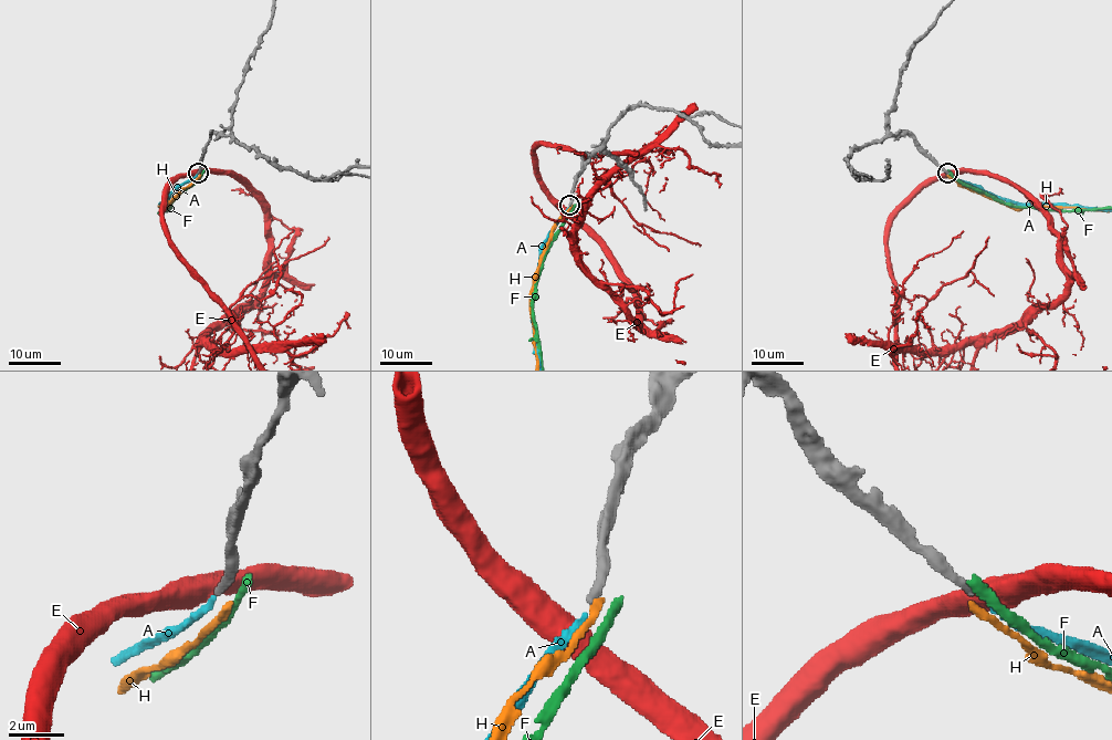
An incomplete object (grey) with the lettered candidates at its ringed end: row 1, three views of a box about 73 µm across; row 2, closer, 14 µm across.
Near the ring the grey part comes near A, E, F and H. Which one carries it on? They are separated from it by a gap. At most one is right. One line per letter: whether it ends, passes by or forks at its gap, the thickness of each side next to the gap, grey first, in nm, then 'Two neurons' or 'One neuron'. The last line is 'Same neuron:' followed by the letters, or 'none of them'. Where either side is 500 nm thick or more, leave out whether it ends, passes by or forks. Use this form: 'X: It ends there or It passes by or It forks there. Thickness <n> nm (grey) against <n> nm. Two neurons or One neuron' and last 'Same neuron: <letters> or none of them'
A: It ends there. Thickness 300 nm (grey) against 240 nm. One neuron
E: Thickness 300 nm (grey) against 950 nm. Two neurons
F: It ends there. Thickness 300 nm (grey) against 400 nm. Two neurons
H: It ends there. Thickness 300 nm (grey) against 280 nm. Two neurons
Same neuron: A

